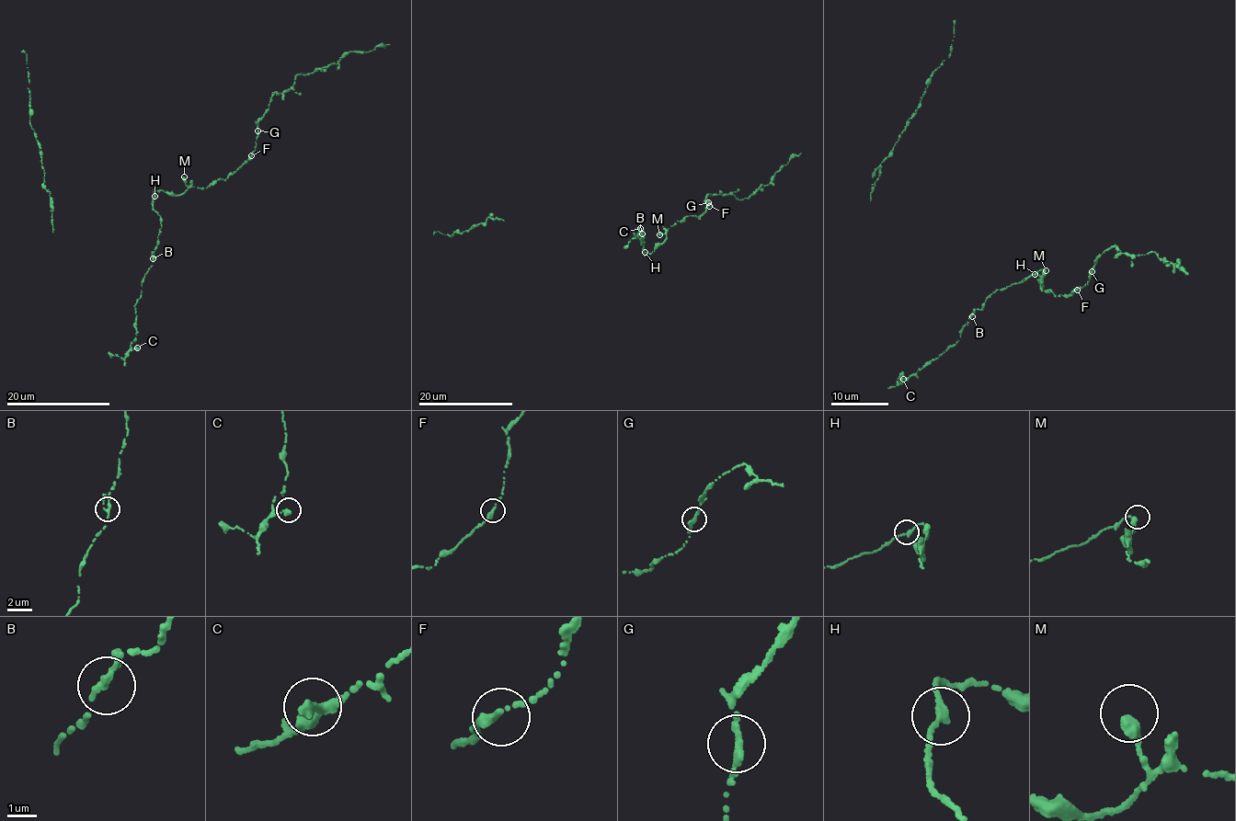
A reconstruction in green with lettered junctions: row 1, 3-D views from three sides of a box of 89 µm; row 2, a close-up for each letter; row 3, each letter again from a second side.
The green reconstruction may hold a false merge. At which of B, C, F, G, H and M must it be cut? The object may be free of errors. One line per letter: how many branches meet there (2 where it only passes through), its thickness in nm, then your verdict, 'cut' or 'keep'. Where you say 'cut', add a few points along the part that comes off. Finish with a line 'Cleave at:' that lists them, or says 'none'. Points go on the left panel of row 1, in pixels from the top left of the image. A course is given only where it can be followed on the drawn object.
B: 2 | 240 nm | keep
C: 1 | 320 nm | keep
F: 2 | 260 nm | keep
G: 2 | 260 nm | keep
H: 2 | 240 nm | keep
M: 1 | 400 nm | keep
Cleave at: none

